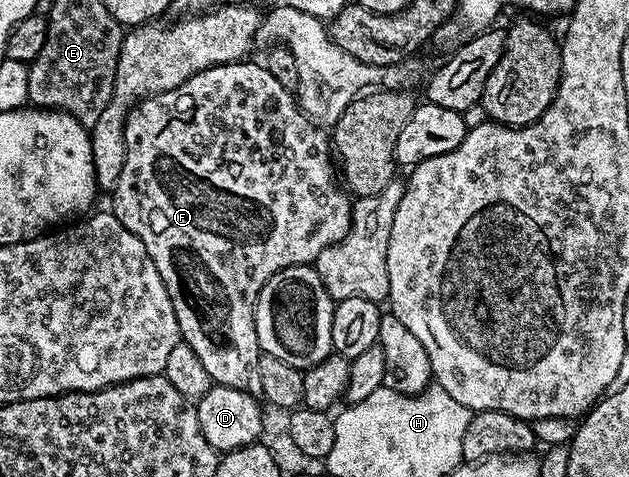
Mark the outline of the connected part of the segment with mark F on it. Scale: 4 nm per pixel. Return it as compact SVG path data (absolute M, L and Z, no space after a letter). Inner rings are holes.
M253 59L244 61L232 61L230 65L212 65L209 69L199 71L191 79L187 79L179 88L172 89L166 93L160 93L154 97L147 97L144 101L134 105L133 110L129 113L129 118L125 121L125 158L123 159L123 171L119 175L116 185L111 190L113 196L113 205L111 212L118 217L123 227L127 227L127 231L131 231L131 235L135 235L143 243L143 247L147 247L147 255L151 255L151 263L155 263L155 271L159 271L159 279L163 279L163 283L167 287L167 295L171 299L171 303L175 307L175 319L179 323L179 331L181 332L181 340L184 344L191 347L191 351L195 351L195 355L199 355L199 360L203 362L203 368L207 370L207 375L211 375L214 385L222 385L223 387L235 387L235 391L243 391L254 395L260 394L261 376L257 370L257 360L260 359L261 344L257 342L257 328L255 327L255 311L257 310L257 300L263 291L266 281L270 281L276 273L283 271L292 265L308 265L316 262L317 257L329 245L339 243L347 235L349 225L353 221L353 206L351 197L348 192L339 184L339 173L335 168L334 158L331 156L331 137L328 132L325 133L311 120L310 114L305 113L297 106L297 101L293 98L294 94L287 87L283 87L283 83L279 83L279 79L275 79L275 75L271 75L271 71L265 69L264 64L253 62Z

